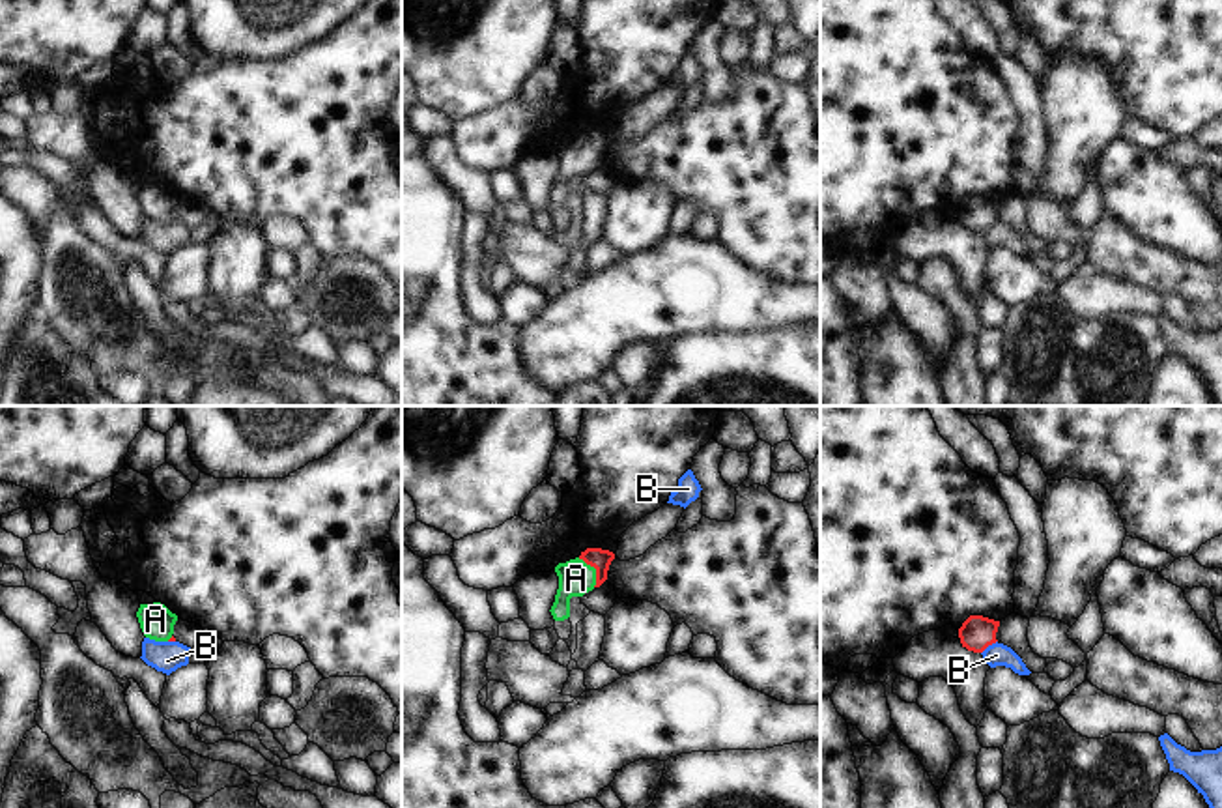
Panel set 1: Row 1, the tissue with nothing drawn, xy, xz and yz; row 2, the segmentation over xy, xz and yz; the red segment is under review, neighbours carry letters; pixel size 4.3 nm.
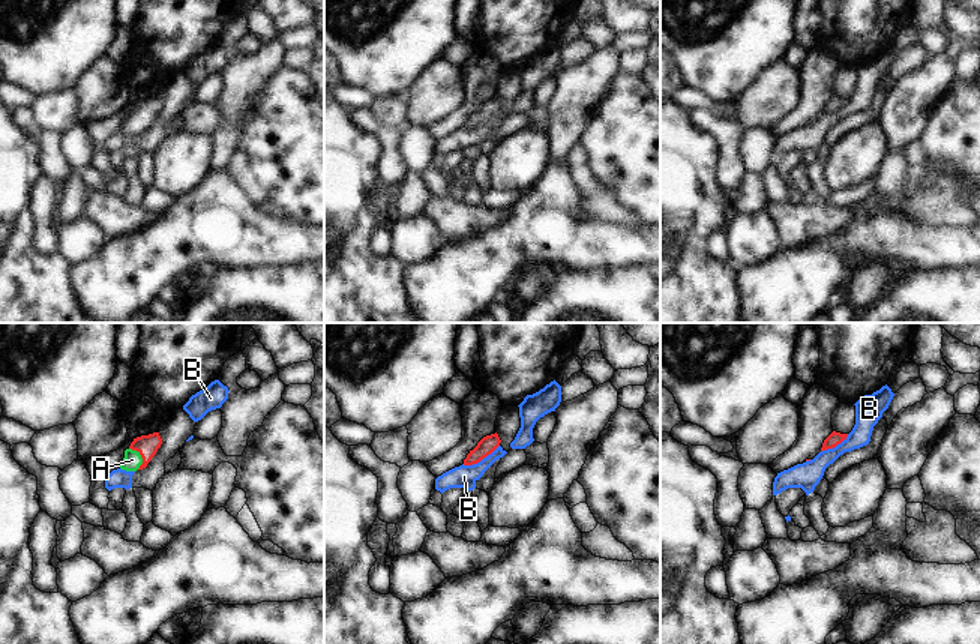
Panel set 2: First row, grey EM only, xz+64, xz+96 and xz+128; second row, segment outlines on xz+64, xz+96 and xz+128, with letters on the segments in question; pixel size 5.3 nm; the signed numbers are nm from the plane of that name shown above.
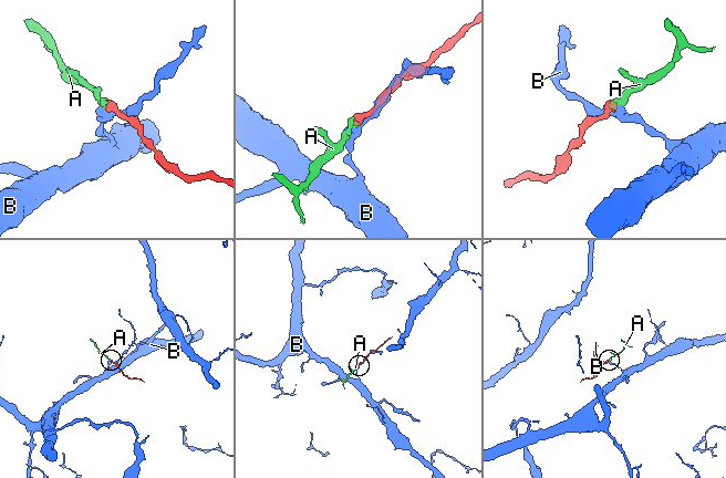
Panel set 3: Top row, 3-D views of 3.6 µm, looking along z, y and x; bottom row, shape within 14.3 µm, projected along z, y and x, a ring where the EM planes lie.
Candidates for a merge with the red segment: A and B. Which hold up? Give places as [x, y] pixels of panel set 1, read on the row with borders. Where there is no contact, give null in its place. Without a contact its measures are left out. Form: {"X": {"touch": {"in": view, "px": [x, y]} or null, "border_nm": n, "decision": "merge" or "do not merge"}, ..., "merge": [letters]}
{"A": {"touch": {"in": "xz", "px": [595, 567]}, "border_nm": 150, "decision": "merge"}, "B": {"touch": {"in": "yz", "px": [989, 644]}, "border_nm": 90, "decision": "do not merge"}, "merge": ["A"]}

